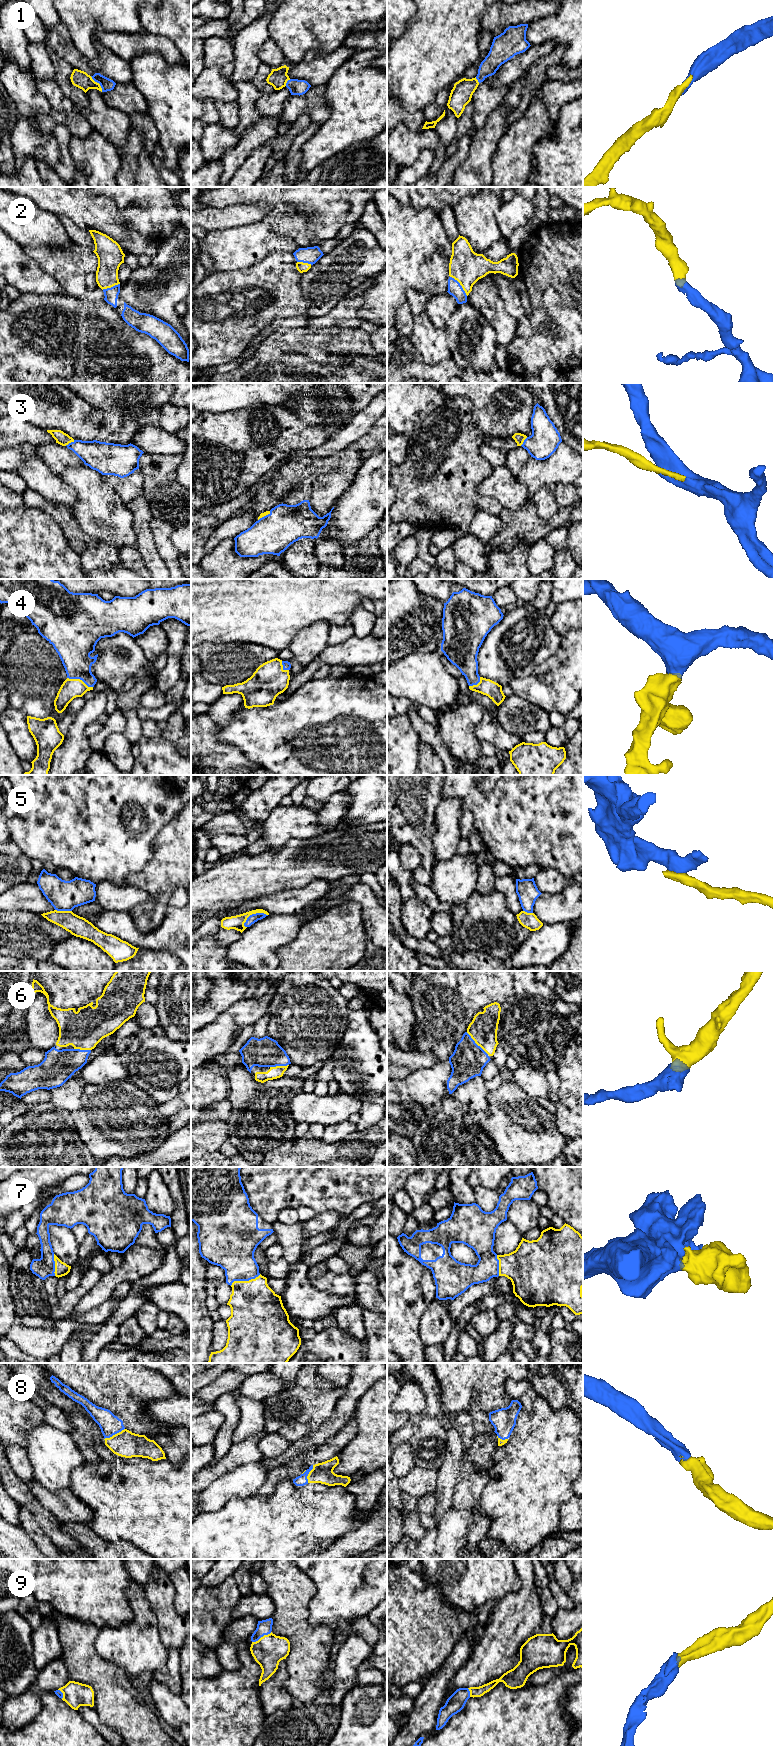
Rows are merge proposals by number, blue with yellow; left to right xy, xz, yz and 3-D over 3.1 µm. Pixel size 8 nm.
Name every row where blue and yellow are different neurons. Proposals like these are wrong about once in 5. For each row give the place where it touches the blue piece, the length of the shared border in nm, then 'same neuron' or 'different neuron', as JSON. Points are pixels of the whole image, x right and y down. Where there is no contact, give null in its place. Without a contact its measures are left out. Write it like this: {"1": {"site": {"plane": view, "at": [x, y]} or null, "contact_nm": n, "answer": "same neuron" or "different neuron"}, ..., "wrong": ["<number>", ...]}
{"1": {"site": {"plane": "xy", "at": [98, 82]}, "contact_nm": 160, "answer": "same neuron"}, "2": {"site": {"plane": "yz", "at": [460, 285]}, "contact_nm": 220, "answer": "same neuron"}, "3": {"site": {"plane": "xy", "at": [69, 443]}, "contact_nm": 90, "answer": "same neuron"}, "4": {"site": {"plane": "xy", "at": [80, 679]}, "contact_nm": 220, "answer": "same neuron"}, "5": {"site": {"plane": "xz", "at": [253, 914]}, "contact_nm": 220, "answer": "different neuron"}, "6": {"site": {"plane": "yz", "at": [476, 1044]}, "contact_nm": 260, "answer": "same neuron"}, "7": {"site": {"plane": "xz", "at": [245, 1280]}, "contact_nm": 260, "answer": "same neuron"}, "8": {"site": {"plane": "xy", "at": [114, 1434]}, "contact_nm": 190, "answer": "same neuron"}, "9": {"site": {"plane": "xz", "at": [261, 1636]}, "contact_nm": 180, "answer": "same neuron"}, "wrong": ["5"]}

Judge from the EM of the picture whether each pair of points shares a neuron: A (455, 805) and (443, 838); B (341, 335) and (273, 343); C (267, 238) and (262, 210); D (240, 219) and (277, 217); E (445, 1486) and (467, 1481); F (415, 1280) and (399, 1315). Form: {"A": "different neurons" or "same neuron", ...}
{"A": "same neuron", "B": "same neuron", "C": "different neurons", "D": "different neurons", "E": "different neurons", "F": "same neuron"}

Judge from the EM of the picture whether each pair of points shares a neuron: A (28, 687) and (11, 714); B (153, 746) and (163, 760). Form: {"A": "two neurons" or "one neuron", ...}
{"A": "two neurons", "B": "one neuron"}

